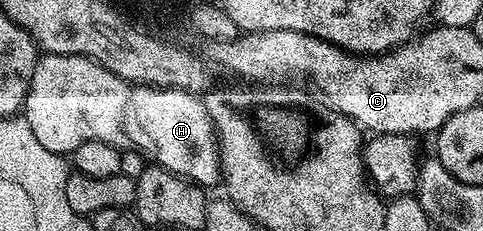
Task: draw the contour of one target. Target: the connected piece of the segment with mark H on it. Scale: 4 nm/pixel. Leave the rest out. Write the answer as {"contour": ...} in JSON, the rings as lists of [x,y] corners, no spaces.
{"contour":[[[42,55],[31,74],[23,118],[41,145],[58,154],[71,154],[83,146],[83,142],[107,142],[122,150],[137,150],[142,147],[140,144],[149,143],[153,144],[153,149],[147,152],[147,156],[156,167],[176,172],[184,180],[206,190],[212,189],[212,184],[220,185],[223,180],[217,131],[213,129],[205,101],[200,95],[178,88],[147,88],[129,84],[87,56]]]}

